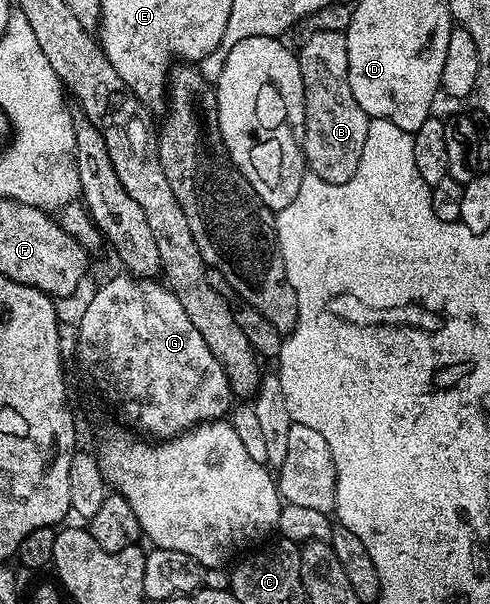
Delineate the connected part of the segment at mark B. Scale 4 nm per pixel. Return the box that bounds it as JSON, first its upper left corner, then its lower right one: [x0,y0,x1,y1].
[297,32,370,183]

